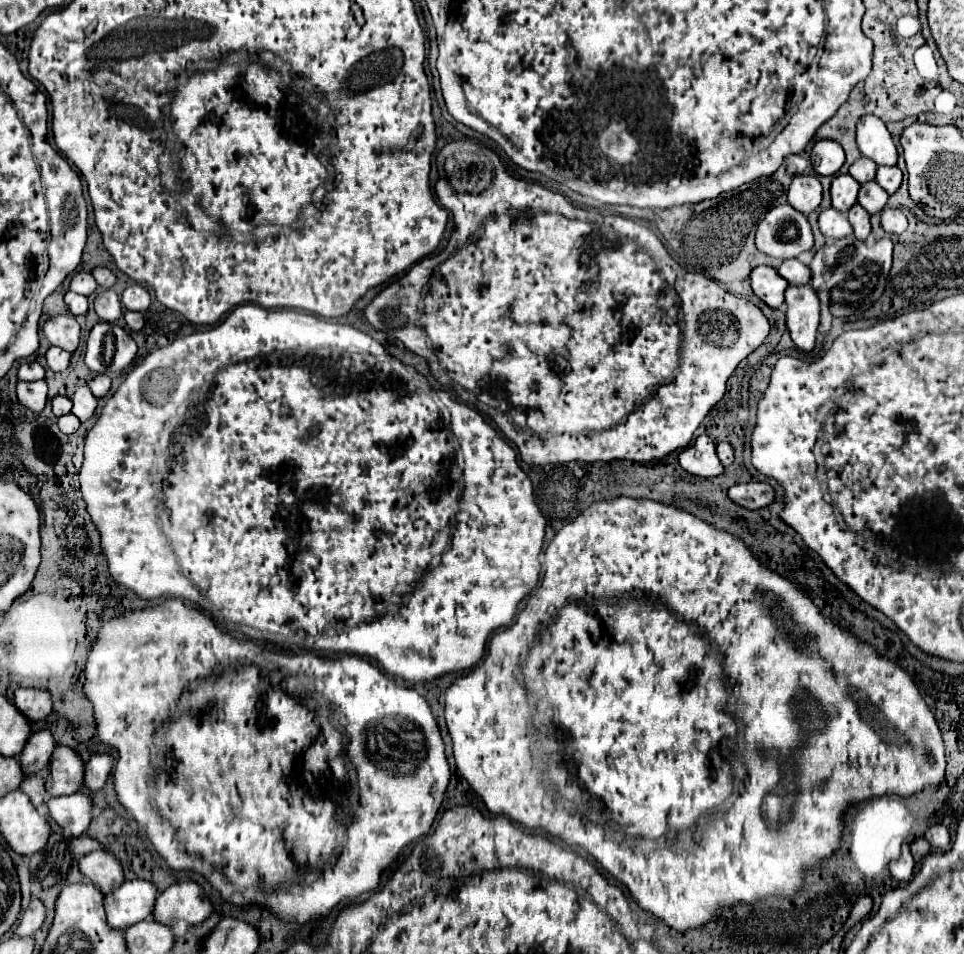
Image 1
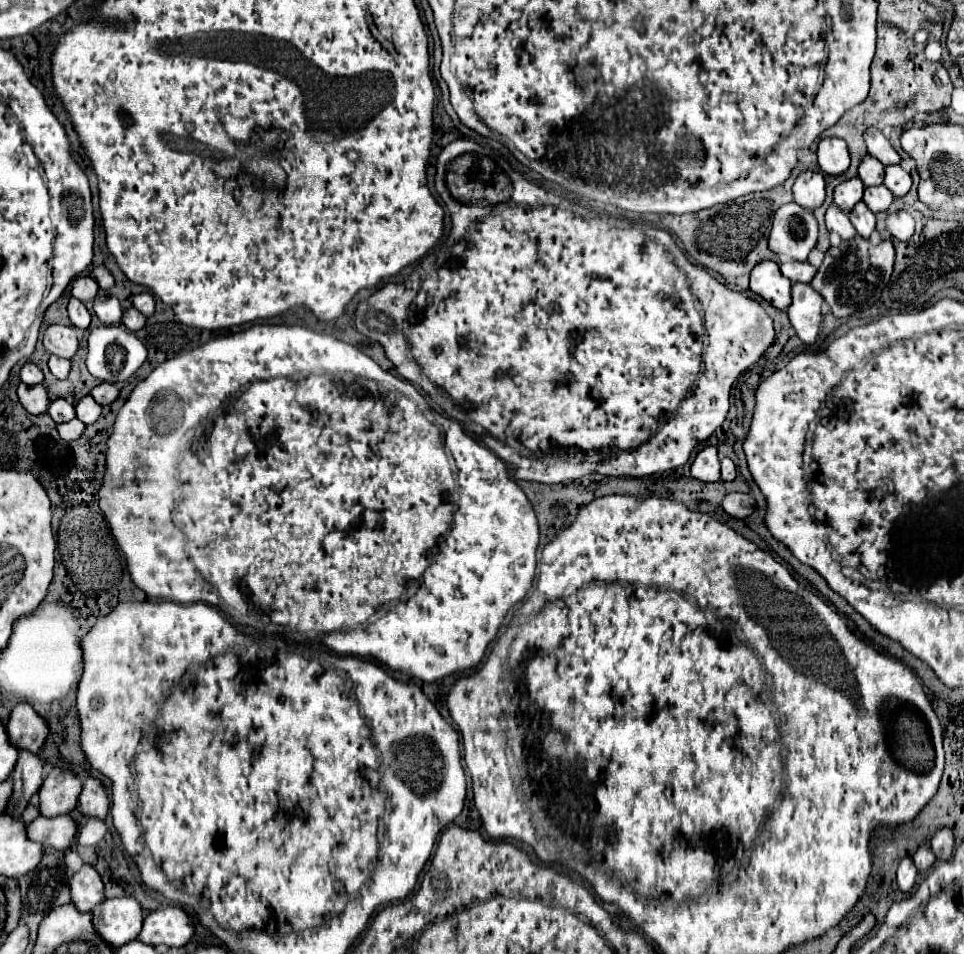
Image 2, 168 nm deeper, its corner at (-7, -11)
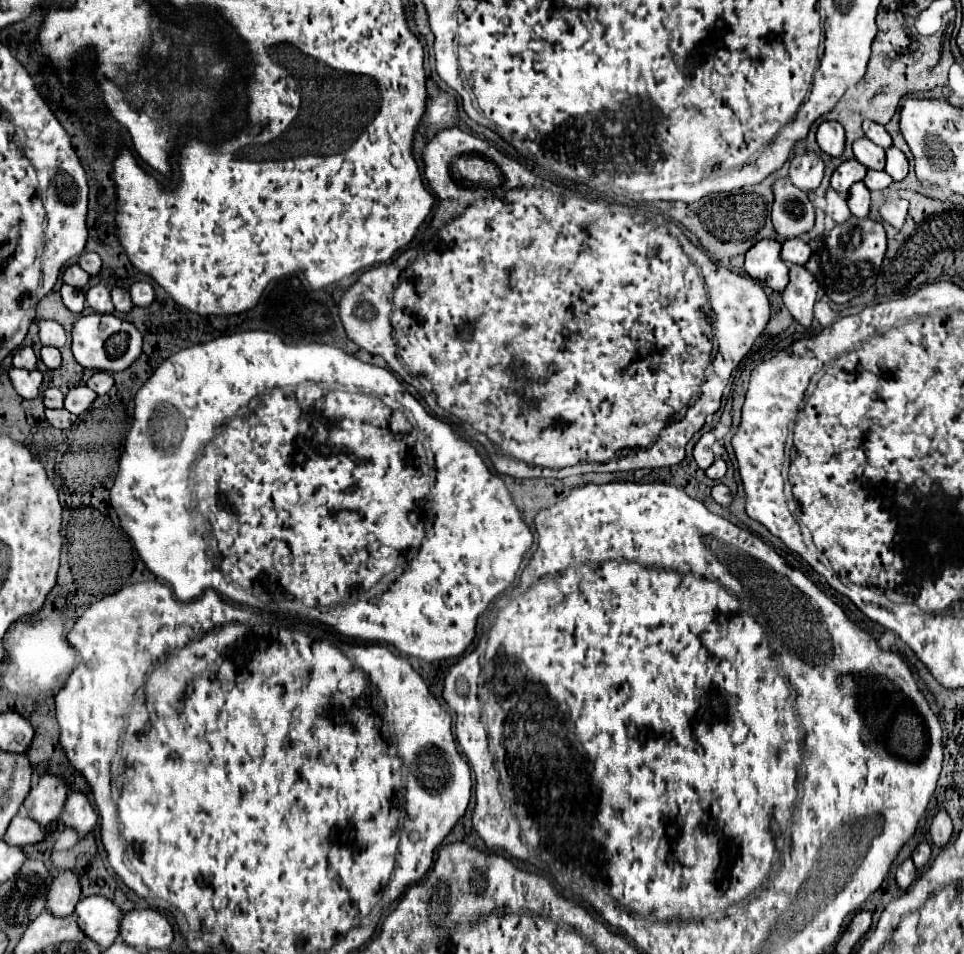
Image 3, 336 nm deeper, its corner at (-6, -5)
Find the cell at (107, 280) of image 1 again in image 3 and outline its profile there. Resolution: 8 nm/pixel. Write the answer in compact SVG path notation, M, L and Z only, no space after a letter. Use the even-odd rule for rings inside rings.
M83 253L79 257L81 269L85 269L89 275L99 275L101 271L101 257L97 253Z

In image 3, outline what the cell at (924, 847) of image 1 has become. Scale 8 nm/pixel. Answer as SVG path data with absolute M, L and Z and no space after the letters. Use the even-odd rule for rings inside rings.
M921 841L921 843L917 845L917 849L913 851L913 855L911 855L911 859L913 859L913 863L915 863L915 867L917 867L919 871L927 865L929 857L931 857L931 845L929 845L927 841Z

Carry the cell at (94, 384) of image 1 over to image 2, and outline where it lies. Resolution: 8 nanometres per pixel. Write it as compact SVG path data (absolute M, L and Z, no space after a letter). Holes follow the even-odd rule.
M100 383L98 387L92 389L92 397L96 399L96 403L108 405L108 403L112 403L118 397L118 389L112 383Z

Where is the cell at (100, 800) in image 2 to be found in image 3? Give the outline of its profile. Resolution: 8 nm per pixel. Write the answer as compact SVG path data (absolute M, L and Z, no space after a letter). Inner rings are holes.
M71 791L65 803L65 813L61 815L61 823L77 829L81 835L87 835L97 825L97 813L89 803L89 797L83 791Z

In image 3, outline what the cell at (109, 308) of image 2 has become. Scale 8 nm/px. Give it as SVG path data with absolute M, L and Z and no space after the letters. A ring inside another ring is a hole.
M93 285L85 293L87 305L97 313L115 313L115 307L111 303L111 289L107 285Z

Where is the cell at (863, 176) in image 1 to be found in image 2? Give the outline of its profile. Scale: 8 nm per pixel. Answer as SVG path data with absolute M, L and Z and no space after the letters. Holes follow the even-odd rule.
M864 157L860 167L858 167L858 177L866 187L870 185L880 185L884 181L884 165L878 163L874 157Z

